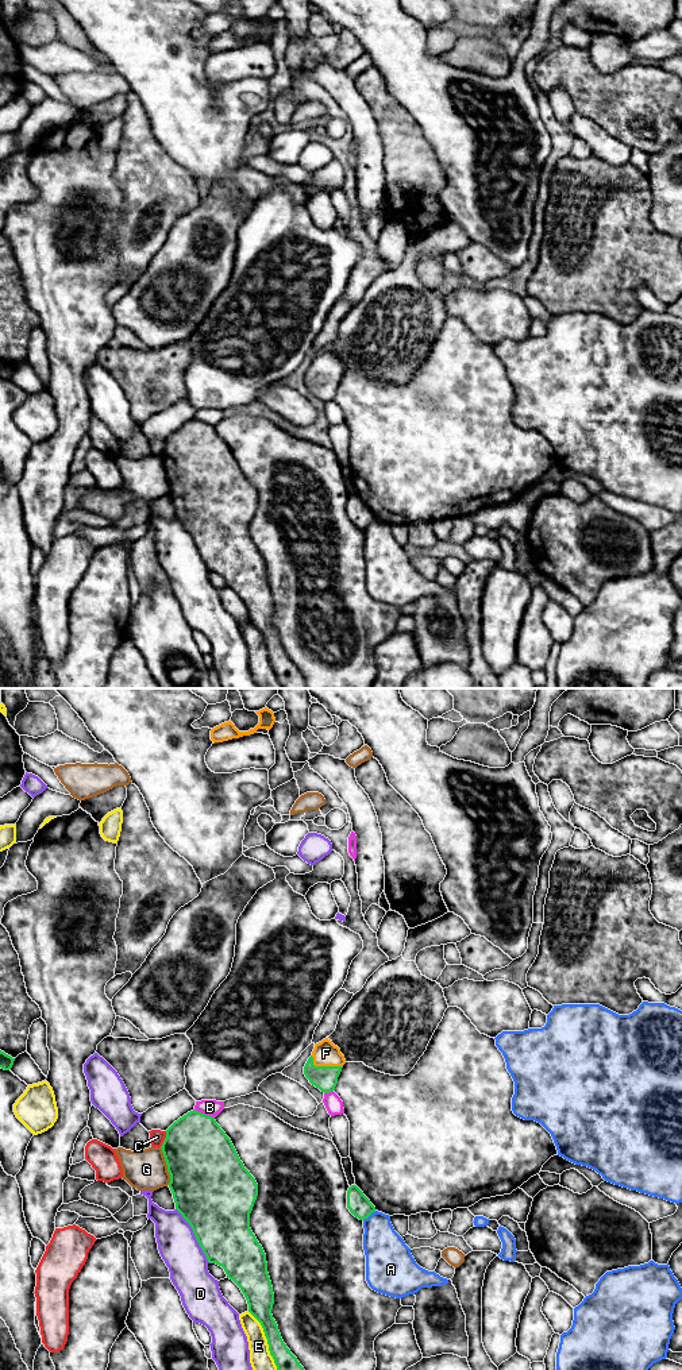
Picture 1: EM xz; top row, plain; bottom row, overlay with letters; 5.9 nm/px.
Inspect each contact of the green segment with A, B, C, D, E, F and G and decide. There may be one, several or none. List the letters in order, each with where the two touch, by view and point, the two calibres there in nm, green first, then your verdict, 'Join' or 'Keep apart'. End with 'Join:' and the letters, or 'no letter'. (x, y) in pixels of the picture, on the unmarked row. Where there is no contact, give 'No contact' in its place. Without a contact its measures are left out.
A: Touches green at xz (369, 524). Thickness 140 nm (green) against 260 nm. Keep apart
B: Touches green at xz (204, 423). Thickness 400 nm (green) against 100 nm. Keep apart
C: Touches green at xz (165, 448). Thickness 420 nm (green) against 90 nm. Keep apart
D: Touches green at xz (195, 544). Thickness 440 nm (green) against 240 nm. Keep apart
E: Touches green at xz (268, 652). Thickness 140 nm (green) against 140 nm. Keep apart
F: Touches green at xz (324, 375). Thickness 140 nm (green) against 150 nm. Join
G: Touches green at xz (168, 475). Thickness 440 nm (green) against 240 nm. Keep apart
Join: F

